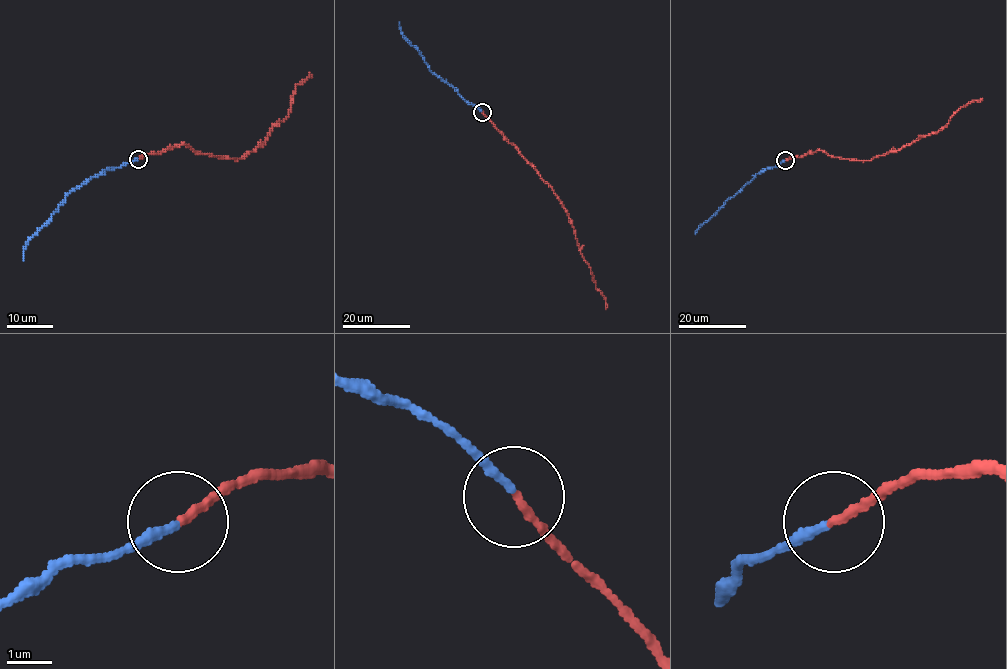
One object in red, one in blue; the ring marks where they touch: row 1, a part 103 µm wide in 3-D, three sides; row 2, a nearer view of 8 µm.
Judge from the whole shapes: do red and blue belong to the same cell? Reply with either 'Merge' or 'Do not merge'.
Do not merge

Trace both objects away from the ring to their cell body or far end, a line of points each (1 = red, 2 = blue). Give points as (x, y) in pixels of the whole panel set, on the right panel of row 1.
1: (785, 161), (820, 150), (836, 157), (869, 161), (939, 131), (960, 108), (982, 98)
2: (784, 161), (763, 169), (729, 198), (695, 234)

